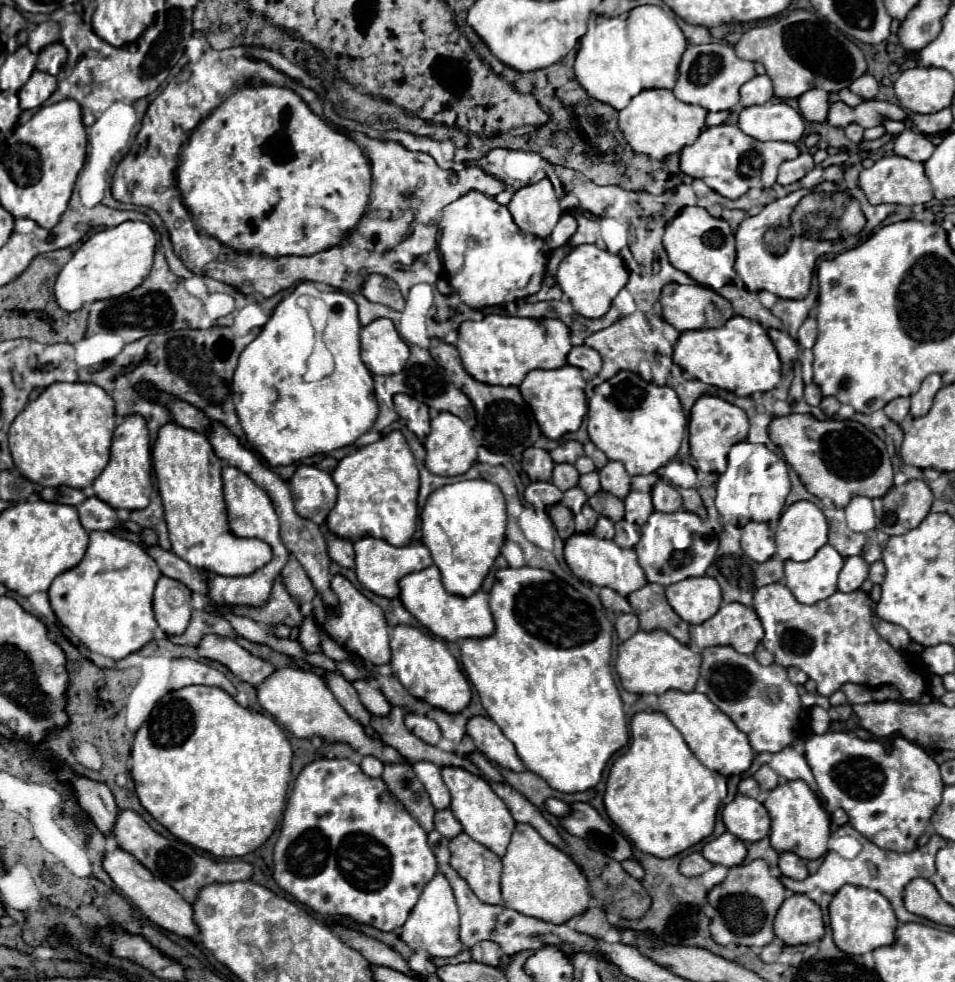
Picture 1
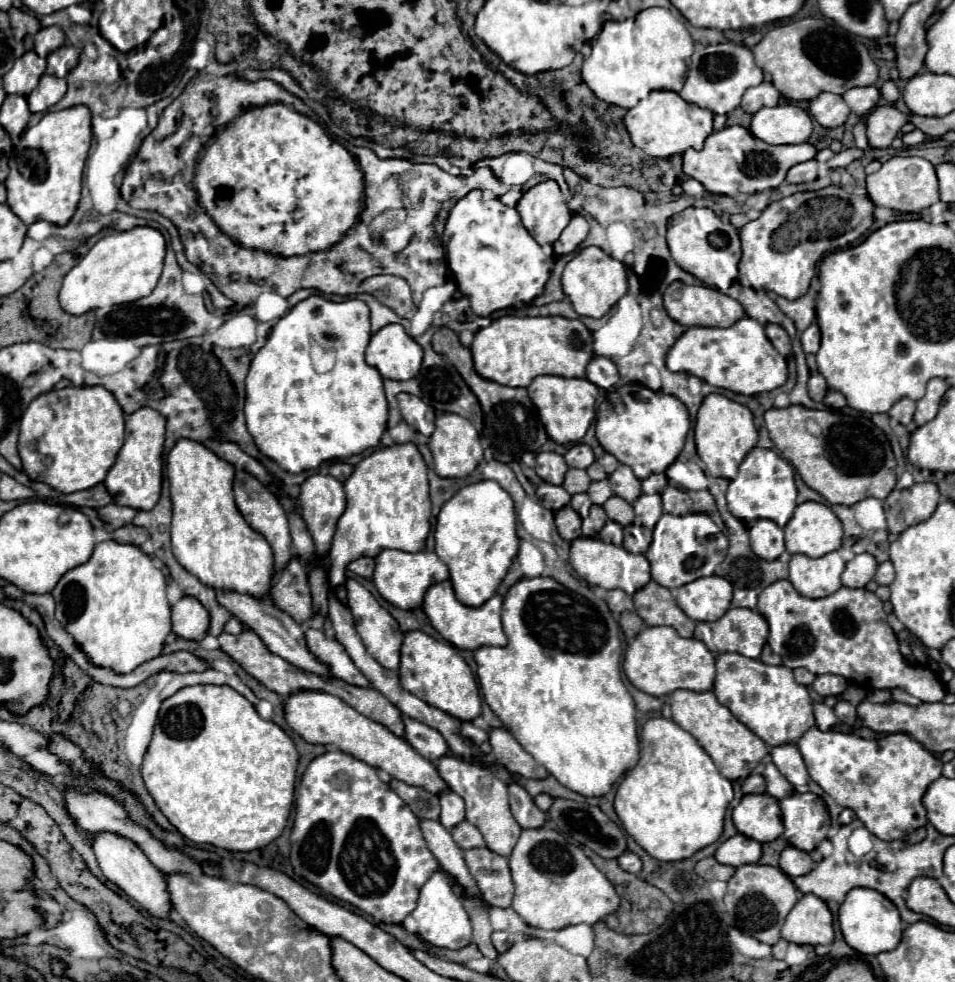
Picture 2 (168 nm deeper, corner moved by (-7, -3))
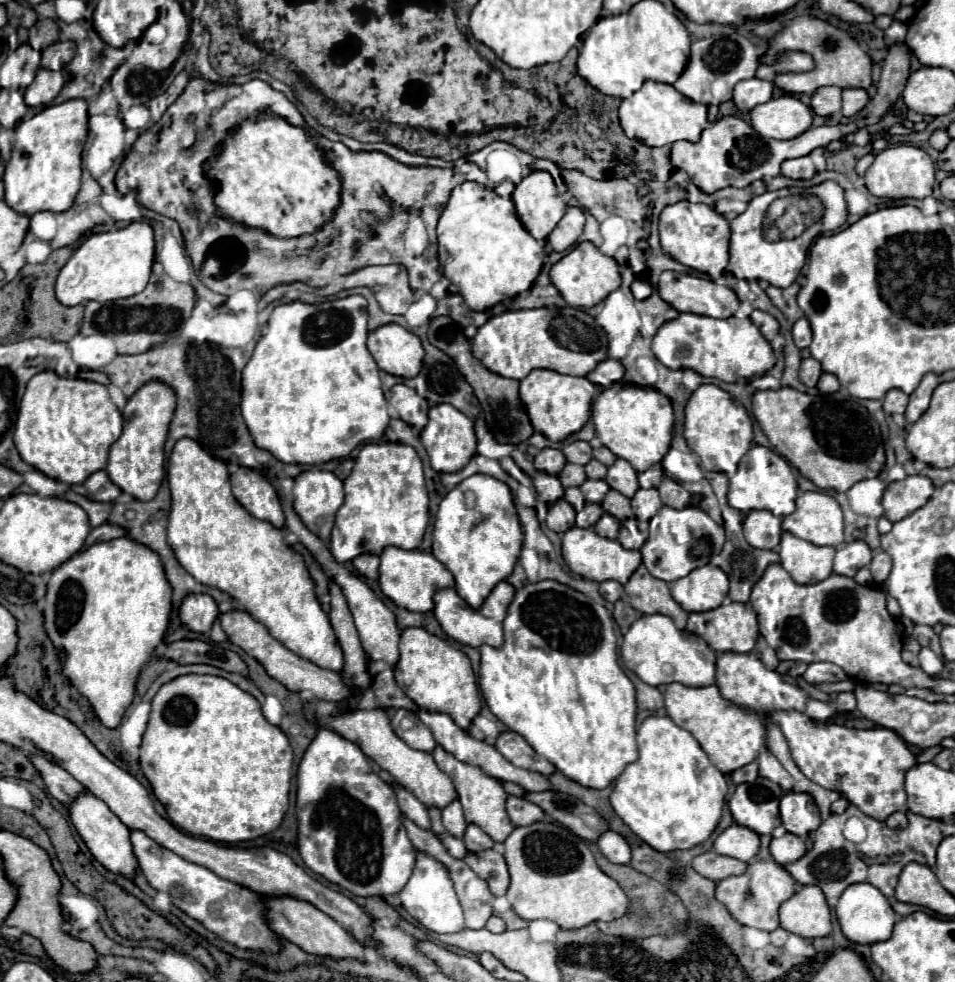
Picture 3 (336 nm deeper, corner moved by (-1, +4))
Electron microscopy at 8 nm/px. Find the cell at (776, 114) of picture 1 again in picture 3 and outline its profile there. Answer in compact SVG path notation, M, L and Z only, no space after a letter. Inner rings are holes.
M793 96L771 98L751 110L751 126L763 138L791 140L811 128L813 110Z

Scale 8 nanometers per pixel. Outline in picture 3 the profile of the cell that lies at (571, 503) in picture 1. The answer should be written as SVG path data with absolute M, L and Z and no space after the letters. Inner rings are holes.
M567 488L567 490L565 490L565 500L575 508L576 512L583 510L585 498L583 498L583 494L581 494L579 488Z

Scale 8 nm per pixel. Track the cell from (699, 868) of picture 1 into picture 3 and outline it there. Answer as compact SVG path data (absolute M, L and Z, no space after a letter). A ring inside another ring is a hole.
M705 852L705 854L699 854L693 858L693 868L717 882L717 880L723 880L727 876L733 876L733 874L741 874L745 870L745 862L741 860L735 860L735 858L729 858L729 856L721 856L721 854L715 854L715 852Z

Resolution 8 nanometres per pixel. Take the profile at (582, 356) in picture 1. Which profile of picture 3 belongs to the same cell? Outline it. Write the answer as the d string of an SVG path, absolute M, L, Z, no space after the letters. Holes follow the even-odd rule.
M605 358L603 362L597 364L597 368L593 372L587 374L587 378L593 382L593 384L599 384L599 386L611 386L615 382L619 382L625 374L625 368L619 360L611 360L611 358Z

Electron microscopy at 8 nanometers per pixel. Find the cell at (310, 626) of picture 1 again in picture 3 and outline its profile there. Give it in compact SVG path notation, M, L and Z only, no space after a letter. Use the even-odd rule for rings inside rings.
M305 470L295 478L293 508L303 524L329 542L335 512L343 504L343 482L327 470Z

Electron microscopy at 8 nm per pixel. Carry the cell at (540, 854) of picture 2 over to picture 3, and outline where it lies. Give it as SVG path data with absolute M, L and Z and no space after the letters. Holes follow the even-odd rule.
M535 822L515 828L503 842L511 884L507 900L525 920L553 920L561 928L581 928L591 922L611 922L627 912L629 900L621 886L599 870L587 842L561 824Z

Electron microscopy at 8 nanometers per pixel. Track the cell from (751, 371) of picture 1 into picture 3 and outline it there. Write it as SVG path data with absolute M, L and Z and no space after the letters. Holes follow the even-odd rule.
M679 314L675 320L665 322L653 338L653 354L667 368L689 368L701 376L717 378L723 382L751 380L767 374L775 366L775 354L771 344L753 326L749 316L731 316L725 320Z

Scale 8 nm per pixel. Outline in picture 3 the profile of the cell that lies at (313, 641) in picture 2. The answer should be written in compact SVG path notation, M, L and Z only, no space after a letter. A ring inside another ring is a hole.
M181 438L181 442L177 442L171 452L167 480L173 500L167 524L167 542L173 548L175 558L181 562L181 566L197 582L227 592L237 604L241 604L253 618L265 624L267 630L297 656L311 660L321 668L341 672L345 666L343 650L329 624L329 616L321 610L319 600L315 598L313 582L305 570L303 558L293 548L283 544L285 530L277 530L269 522L251 518L251 514L243 506L239 506L239 502L231 494L229 472L225 462L209 456L197 442L193 442L193 438Z

